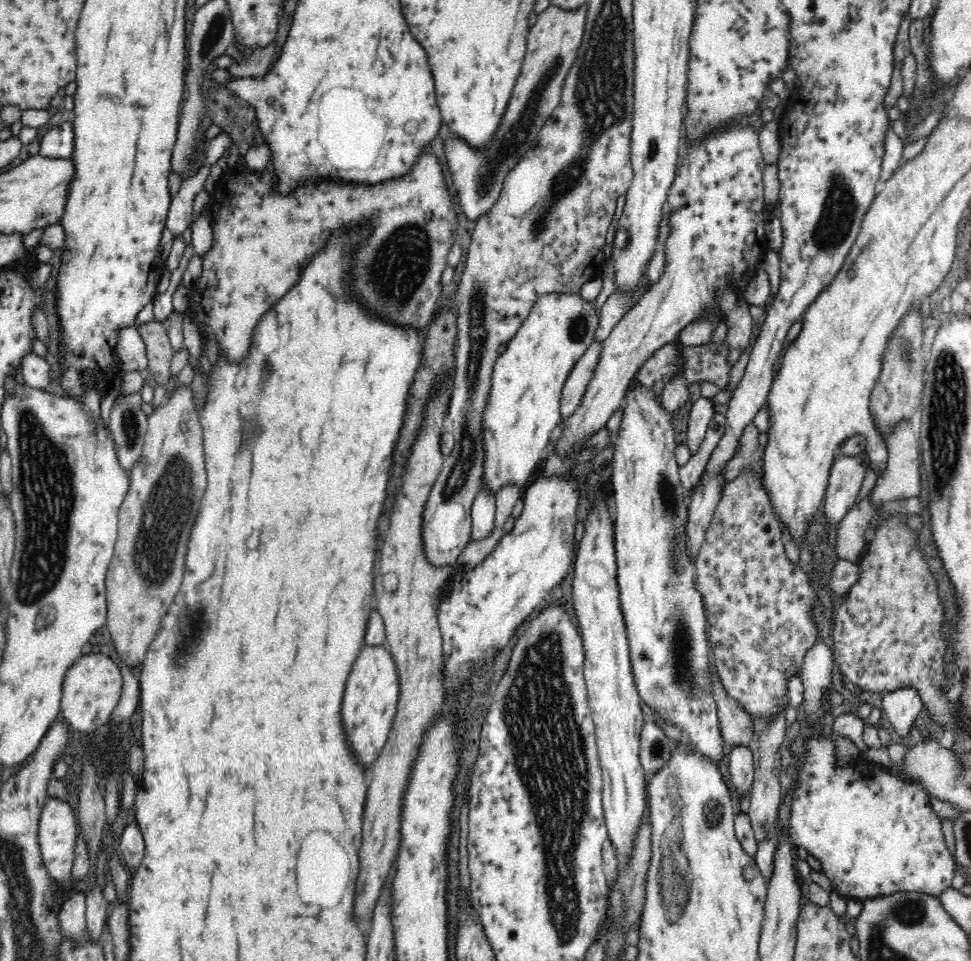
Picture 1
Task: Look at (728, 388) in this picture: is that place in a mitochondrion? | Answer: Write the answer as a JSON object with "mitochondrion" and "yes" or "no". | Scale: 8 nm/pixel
{"mitochondrion":"no"}

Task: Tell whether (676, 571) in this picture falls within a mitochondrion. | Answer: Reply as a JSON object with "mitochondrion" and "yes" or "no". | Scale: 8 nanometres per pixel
{"mitochondrion":"yes"}

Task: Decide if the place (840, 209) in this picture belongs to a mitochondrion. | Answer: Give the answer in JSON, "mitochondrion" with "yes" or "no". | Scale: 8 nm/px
{"mitochondrion":"yes"}

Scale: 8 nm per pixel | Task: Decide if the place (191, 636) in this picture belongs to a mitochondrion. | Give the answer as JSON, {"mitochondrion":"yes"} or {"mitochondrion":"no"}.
{"mitochondrion":"yes"}

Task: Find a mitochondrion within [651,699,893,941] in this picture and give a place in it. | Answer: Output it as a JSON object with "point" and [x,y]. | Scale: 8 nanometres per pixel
{"point":[678,883]}

